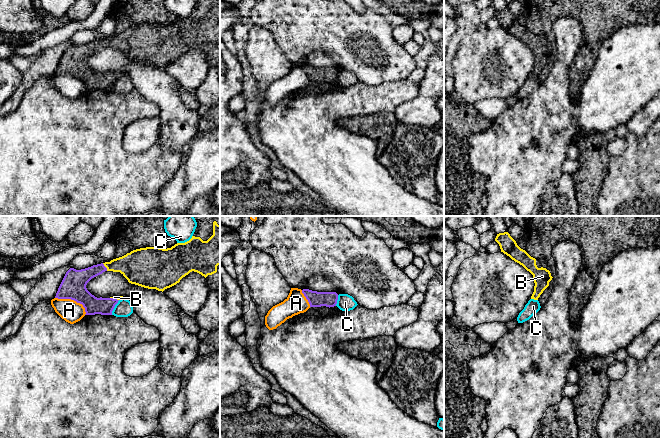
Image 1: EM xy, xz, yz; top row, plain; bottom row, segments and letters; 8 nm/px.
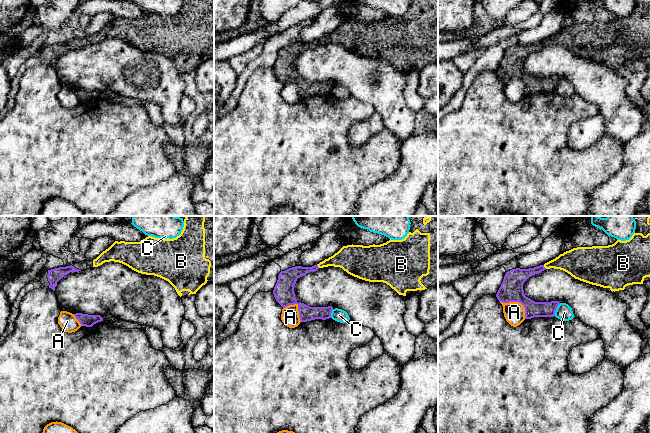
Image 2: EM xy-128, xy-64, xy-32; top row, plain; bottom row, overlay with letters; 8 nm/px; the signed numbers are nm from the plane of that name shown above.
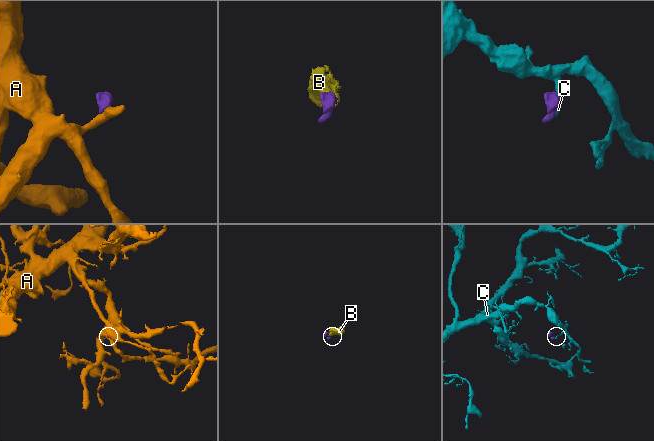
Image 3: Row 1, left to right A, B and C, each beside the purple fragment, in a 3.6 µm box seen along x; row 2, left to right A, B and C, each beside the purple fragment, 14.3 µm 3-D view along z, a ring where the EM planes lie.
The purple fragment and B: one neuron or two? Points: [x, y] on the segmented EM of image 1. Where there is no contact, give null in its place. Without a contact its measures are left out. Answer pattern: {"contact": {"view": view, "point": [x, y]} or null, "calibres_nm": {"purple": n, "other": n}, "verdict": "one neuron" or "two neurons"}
{"contact": {"view": "xy", "point": [105, 267]}, "calibres_nm": {"purple": 160, "other": 260}, "verdict": "one neuron"}

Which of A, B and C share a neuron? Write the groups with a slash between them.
A / B / C

